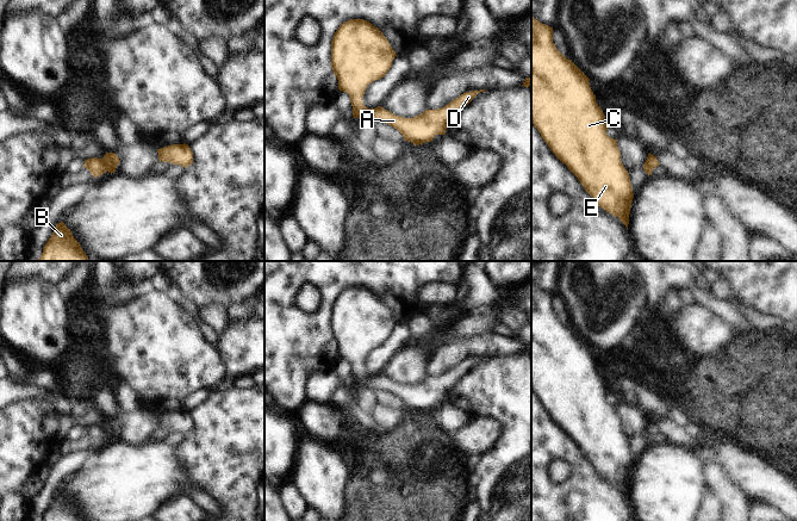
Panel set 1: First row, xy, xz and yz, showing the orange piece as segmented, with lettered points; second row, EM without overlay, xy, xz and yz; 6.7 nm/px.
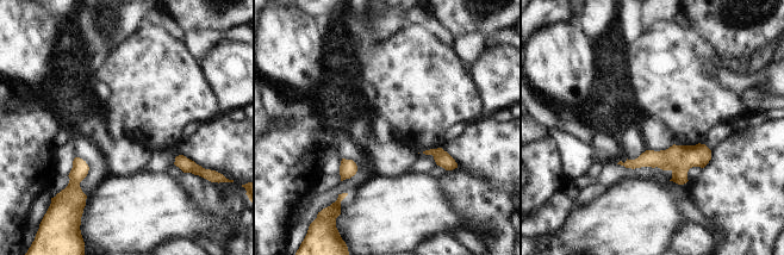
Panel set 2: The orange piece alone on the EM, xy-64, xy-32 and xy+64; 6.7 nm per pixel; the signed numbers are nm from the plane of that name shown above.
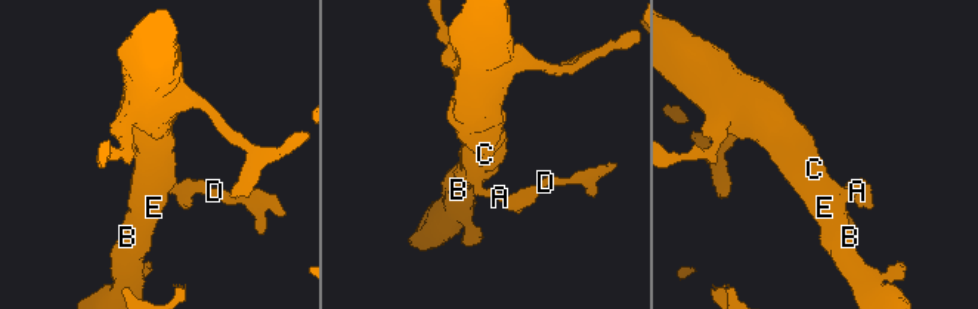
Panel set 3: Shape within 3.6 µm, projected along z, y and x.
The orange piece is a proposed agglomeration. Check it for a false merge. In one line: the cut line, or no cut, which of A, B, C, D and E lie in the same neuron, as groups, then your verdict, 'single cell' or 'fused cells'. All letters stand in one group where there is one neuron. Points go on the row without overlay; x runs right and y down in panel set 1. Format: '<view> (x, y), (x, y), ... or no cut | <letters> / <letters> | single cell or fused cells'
no cut | A B C D E | single cell

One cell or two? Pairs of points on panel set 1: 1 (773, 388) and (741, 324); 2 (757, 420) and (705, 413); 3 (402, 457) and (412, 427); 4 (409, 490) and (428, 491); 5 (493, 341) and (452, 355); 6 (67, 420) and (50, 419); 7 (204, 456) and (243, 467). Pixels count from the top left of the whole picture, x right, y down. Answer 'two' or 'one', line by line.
1: one
2: two
3: one
4: two
5: one
6: one
7: one

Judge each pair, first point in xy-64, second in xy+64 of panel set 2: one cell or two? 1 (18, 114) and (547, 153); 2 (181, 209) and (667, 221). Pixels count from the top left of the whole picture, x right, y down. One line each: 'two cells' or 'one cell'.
1: one cell
2: one cell

